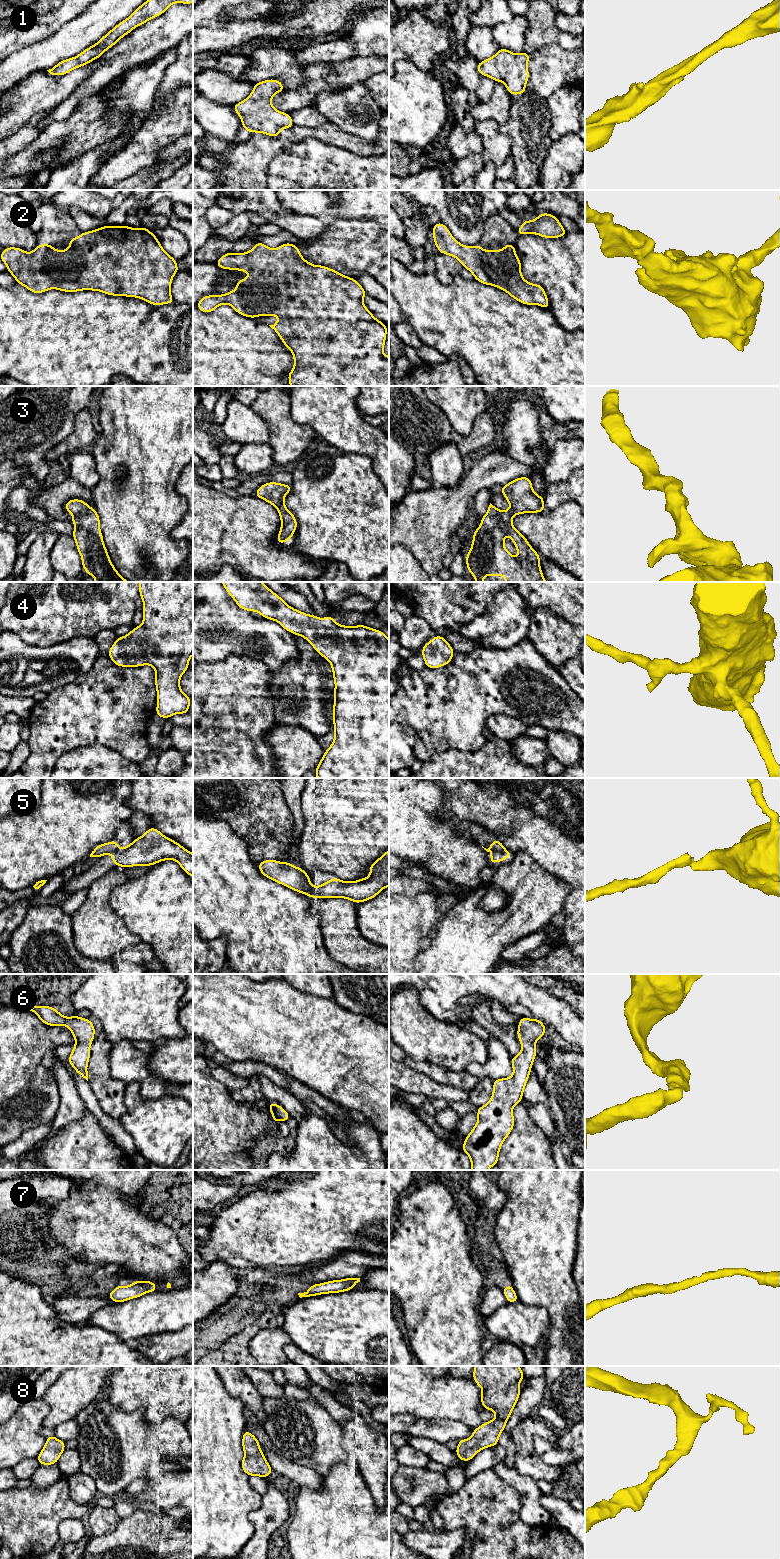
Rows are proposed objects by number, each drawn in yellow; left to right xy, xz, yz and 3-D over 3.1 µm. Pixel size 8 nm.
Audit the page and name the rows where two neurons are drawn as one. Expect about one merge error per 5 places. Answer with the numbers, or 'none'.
5

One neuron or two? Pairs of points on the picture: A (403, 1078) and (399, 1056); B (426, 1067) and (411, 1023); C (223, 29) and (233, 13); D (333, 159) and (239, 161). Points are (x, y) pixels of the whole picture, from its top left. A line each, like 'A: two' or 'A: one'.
A: two
B: two
C: two
D: two

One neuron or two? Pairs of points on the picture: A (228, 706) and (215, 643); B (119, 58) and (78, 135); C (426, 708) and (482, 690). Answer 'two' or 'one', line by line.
A: two
B: two
C: one

